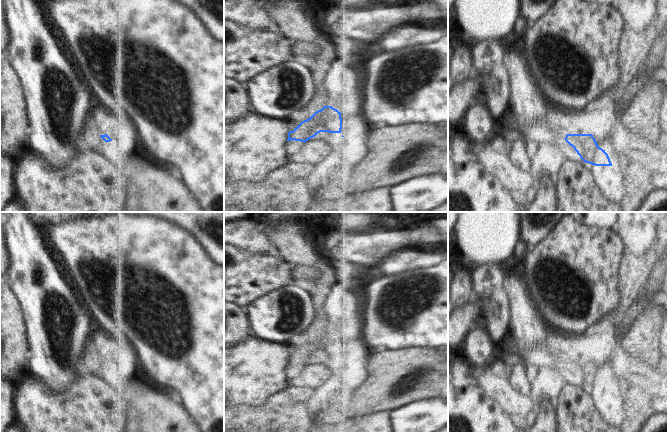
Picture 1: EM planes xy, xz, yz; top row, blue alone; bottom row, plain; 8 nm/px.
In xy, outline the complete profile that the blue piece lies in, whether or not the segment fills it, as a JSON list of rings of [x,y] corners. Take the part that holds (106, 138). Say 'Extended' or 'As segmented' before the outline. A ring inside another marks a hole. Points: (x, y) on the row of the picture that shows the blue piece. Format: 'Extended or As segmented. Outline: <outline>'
Extended. Outline: [[[111,125],[106,128],[106,134],[100,135],[105,142],[116,142],[122,145],[123,130],[119,125]]]

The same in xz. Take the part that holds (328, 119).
Extended. Outline: [[[342,50],[340,55],[332,55],[325,65],[324,79],[330,87],[331,105],[324,106],[316,111],[310,118],[302,121],[293,131],[288,132],[287,141],[295,140],[306,142],[320,132],[341,133],[341,112],[353,101],[361,97],[363,82],[366,78],[362,65],[355,63],[351,57],[345,56]]]

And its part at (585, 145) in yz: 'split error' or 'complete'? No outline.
split error

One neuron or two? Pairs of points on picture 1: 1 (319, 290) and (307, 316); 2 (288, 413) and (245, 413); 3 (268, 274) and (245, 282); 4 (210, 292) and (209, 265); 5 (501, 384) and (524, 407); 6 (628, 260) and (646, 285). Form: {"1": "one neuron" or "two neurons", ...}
{"1": "two neurons", "2": "one neuron", "3": "one neuron", "4": "one neuron", "5": "one neuron", "6": "one neuron"}

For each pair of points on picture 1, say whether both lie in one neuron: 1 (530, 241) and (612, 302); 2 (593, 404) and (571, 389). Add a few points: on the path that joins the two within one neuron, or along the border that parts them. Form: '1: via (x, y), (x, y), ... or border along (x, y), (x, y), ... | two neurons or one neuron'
1: border along (553, 229), (535, 246), (523, 248) | two neurons
2: via (588, 403), (580, 395), (576, 394) | one neuron

